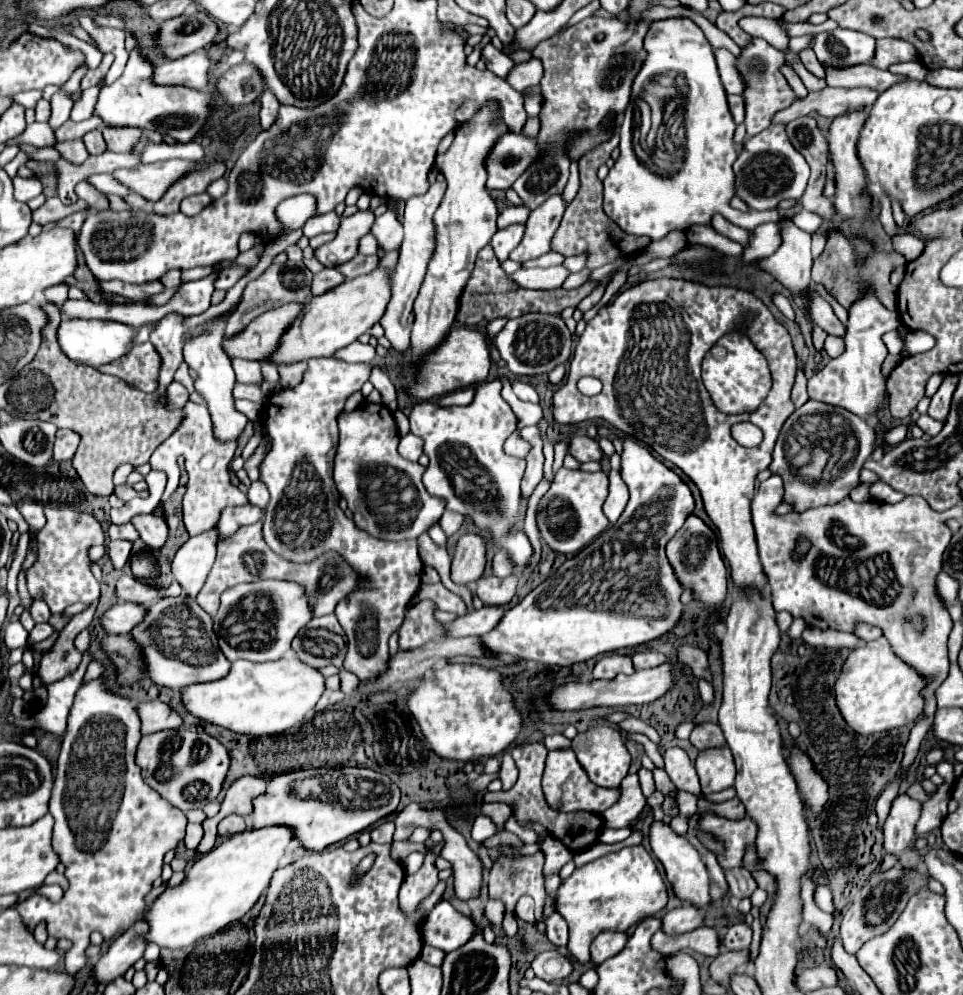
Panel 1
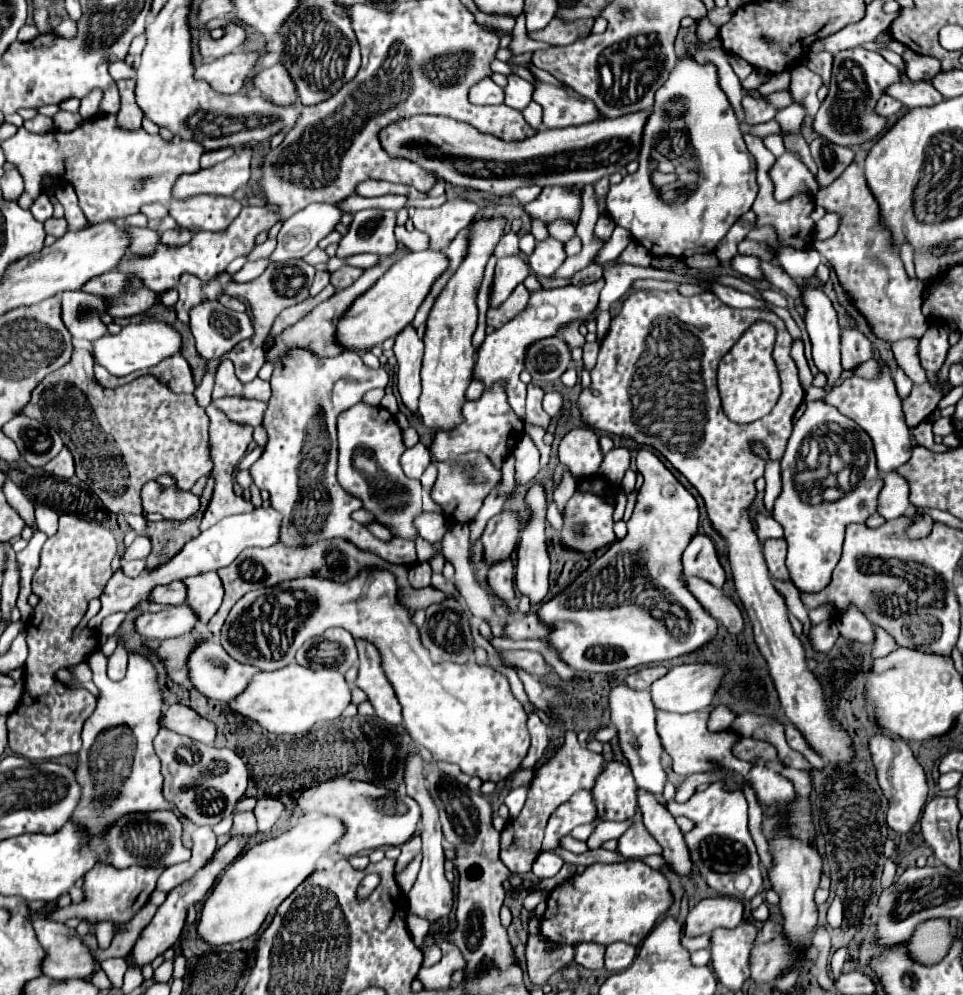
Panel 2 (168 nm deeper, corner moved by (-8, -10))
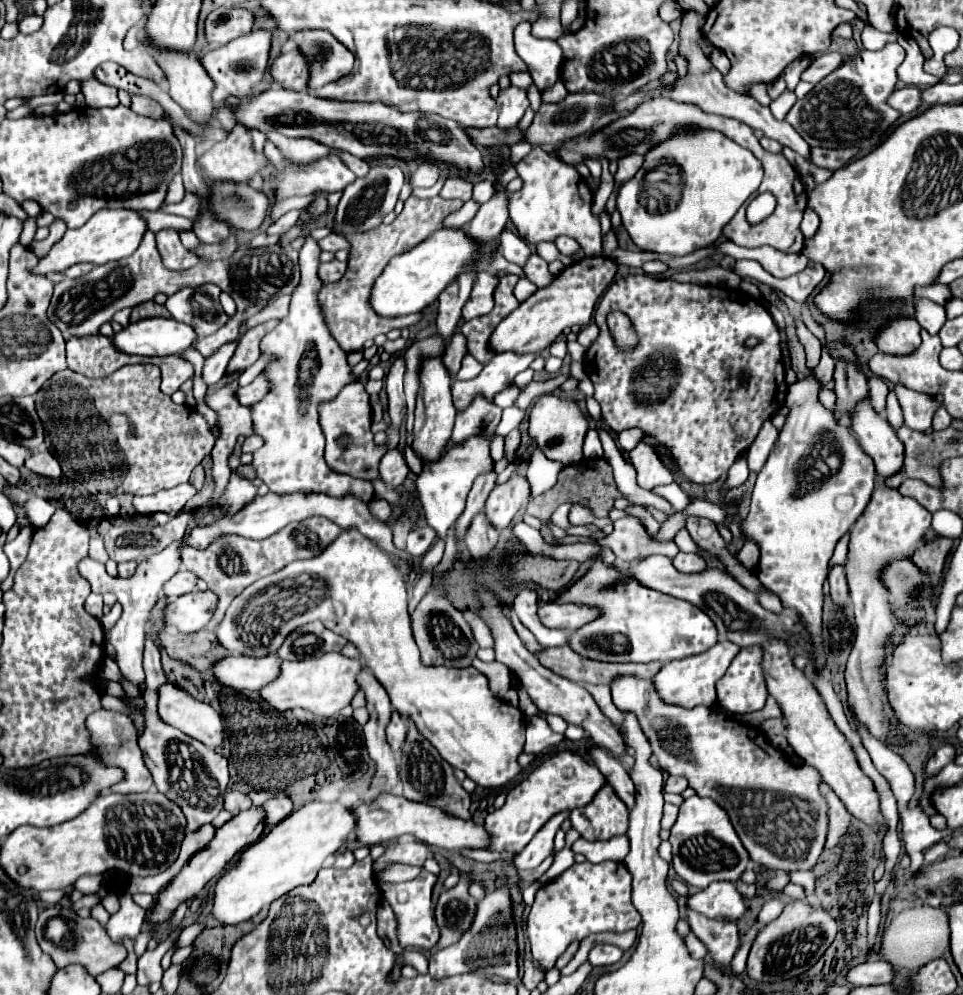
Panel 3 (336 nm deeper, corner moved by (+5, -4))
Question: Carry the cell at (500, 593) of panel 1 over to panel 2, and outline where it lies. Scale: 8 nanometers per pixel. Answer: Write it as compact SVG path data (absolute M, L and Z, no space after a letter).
M512 559L498 561L488 571L488 587L506 603L514 603L514 565Z

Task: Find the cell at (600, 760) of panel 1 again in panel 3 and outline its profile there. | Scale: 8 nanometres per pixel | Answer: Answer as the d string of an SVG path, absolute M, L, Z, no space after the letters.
M605 783L593 801L585 807L571 811L571 827L581 833L587 841L609 839L613 835L627 833L629 811L625 803L615 795L613 787Z

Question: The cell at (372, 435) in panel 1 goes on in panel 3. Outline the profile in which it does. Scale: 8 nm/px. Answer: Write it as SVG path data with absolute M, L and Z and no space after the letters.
M353 383L345 389L341 389L341 393L337 395L335 401L325 403L325 407L321 407L319 411L319 423L323 429L323 435L327 439L327 447L325 447L325 461L327 465L341 473L341 475L351 475L351 477L359 477L359 479L367 479L373 481L375 477L379 477L379 461L385 453L385 445L377 445L373 441L373 433L371 433L371 403L369 403L369 395L363 389L363 383Z

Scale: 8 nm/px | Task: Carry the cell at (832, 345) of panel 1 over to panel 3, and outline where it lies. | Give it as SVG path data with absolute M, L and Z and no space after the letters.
M873 375L873 377L867 379L867 385L869 385L869 395L871 395L873 407L875 407L879 413L883 413L883 411L885 411L885 397L887 397L887 391L889 391L887 383L885 383L881 377Z

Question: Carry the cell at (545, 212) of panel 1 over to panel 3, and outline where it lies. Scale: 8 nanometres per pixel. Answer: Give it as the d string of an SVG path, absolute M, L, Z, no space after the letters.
M531 253L523 269L525 269L527 279L529 279L531 283L535 283L537 287L545 287L545 285L549 285L551 279L553 279L553 275L551 275L549 269L547 269L547 261L545 261L539 253Z

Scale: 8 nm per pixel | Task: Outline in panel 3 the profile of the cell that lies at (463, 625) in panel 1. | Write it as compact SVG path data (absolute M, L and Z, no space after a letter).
M543 603L537 609L537 615L541 623L549 629L577 629L585 625L585 621L591 621L597 617L595 609L589 609L585 605L557 605L557 603Z

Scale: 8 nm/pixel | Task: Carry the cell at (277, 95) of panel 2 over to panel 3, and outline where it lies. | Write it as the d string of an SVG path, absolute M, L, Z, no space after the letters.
M297 51L279 55L279 59L271 63L269 75L277 85L289 91L305 91L305 81L309 77L305 69L305 59Z

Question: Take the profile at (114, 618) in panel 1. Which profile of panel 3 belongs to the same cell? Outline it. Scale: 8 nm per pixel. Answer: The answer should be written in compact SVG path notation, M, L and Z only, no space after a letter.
M195 591L181 595L177 601L163 609L165 627L175 627L183 633L195 633L203 629L211 617L215 595L211 591Z

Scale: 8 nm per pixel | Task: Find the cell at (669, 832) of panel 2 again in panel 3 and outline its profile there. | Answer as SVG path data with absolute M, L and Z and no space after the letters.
M591 747L589 755L591 755L593 763L601 769L605 779L613 785L615 793L627 805L627 809L633 809L635 807L635 785L627 773L627 769L619 763L619 759L615 759L611 753L603 751L601 747Z

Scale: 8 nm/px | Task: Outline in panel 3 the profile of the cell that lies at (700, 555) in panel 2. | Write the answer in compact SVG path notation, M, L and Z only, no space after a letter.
M679 551L677 557L673 559L673 565L681 573L697 573L697 571L703 571L707 567L707 561L699 553L683 553L683 551Z

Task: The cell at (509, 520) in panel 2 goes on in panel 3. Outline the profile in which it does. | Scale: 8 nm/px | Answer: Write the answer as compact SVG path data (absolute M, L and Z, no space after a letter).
M511 475L511 479L503 485L497 485L487 503L485 503L485 517L487 521L503 531L511 525L513 517L521 511L523 503L529 499L529 483L523 475Z

